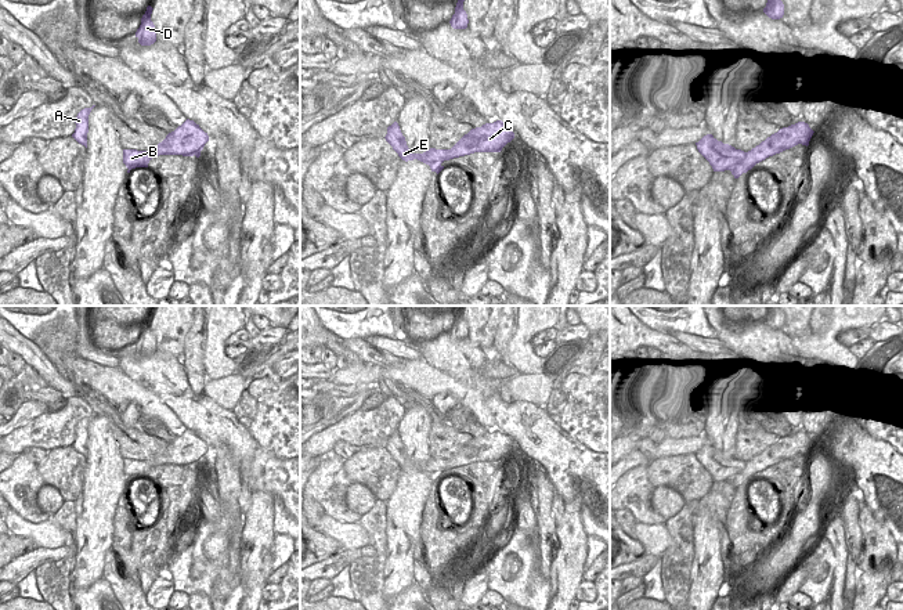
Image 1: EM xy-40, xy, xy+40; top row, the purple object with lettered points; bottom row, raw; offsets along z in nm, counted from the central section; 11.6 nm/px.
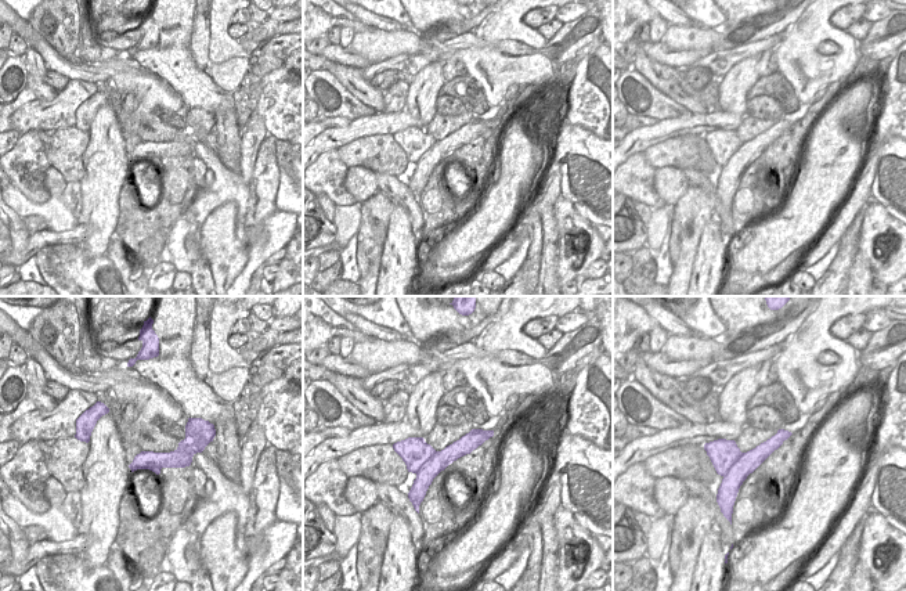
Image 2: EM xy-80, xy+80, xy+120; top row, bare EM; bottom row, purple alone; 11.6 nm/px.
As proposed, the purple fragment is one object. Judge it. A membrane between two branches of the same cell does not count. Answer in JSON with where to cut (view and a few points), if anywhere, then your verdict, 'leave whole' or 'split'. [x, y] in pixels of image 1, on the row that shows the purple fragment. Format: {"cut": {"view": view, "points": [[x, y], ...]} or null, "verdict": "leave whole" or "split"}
{"cut": {"view": "xy+40", "points": [[740, 150], [741, 159], [728, 169]]}, "verdict": "split"}

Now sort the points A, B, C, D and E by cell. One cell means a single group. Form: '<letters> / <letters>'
A D E / B C

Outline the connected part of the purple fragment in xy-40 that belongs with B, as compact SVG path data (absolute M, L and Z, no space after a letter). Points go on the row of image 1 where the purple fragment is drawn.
M187 119L174 131L169 133L166 138L149 151L123 149L123 163L129 169L148 167L152 158L159 155L183 155L183 156L201 156L201 151L209 141L199 124Z

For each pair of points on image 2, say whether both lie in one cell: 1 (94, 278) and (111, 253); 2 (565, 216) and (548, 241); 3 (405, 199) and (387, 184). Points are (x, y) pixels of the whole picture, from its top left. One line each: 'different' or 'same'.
1: different
2: different
3: same

